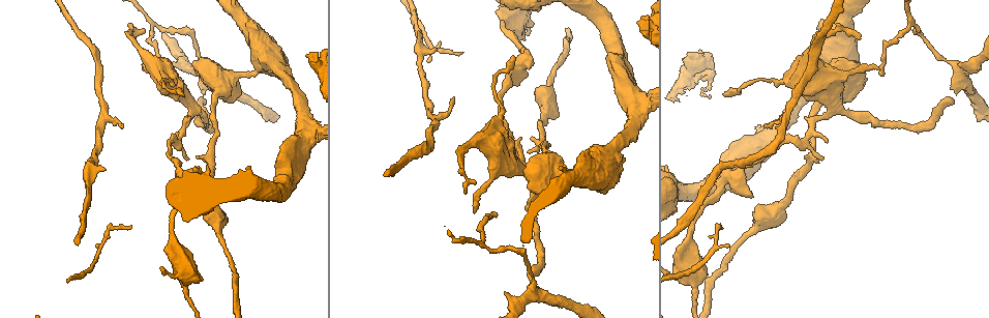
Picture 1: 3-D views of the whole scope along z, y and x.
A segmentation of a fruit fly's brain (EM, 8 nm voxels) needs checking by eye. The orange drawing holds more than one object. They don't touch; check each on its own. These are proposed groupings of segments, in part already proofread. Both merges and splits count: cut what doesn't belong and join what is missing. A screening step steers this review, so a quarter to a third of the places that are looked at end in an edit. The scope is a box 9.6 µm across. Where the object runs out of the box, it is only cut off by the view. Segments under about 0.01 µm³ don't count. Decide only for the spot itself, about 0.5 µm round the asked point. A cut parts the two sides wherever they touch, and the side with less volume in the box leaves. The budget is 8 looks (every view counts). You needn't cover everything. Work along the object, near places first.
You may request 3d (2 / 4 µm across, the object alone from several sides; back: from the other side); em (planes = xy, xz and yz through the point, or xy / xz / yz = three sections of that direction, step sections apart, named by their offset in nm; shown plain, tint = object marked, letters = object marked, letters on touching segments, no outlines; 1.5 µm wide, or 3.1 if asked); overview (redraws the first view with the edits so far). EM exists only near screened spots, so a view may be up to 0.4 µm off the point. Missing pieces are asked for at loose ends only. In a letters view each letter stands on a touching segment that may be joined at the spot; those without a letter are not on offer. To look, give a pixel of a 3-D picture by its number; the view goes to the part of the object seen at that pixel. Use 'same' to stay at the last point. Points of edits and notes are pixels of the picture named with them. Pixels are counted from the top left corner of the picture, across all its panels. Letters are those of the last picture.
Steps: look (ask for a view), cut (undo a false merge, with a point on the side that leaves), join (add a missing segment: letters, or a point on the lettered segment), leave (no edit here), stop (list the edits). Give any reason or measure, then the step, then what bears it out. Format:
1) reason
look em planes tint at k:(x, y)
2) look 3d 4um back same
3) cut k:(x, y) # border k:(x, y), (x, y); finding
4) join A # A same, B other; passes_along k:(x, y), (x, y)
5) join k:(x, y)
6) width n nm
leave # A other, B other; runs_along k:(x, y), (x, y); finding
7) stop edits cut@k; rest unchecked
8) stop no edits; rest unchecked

thick turns thin
look 3d 2um at 1:(544, 114)

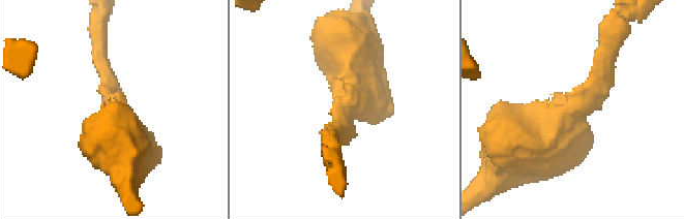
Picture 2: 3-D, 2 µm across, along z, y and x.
look em yz step 4 tint at 2:(344, 106)

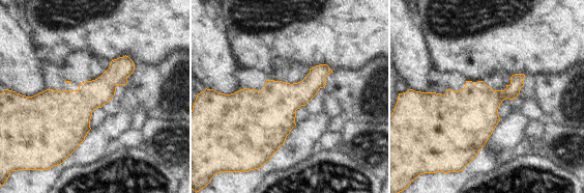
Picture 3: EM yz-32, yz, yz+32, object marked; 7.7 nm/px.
what lies round it
look em yz step 4 letters same

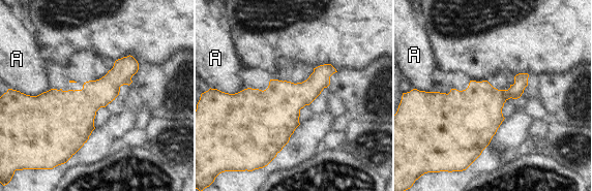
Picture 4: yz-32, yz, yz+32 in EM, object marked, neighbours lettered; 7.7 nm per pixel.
leave # A other; border 4:(51, 88), (36, 95), (24, 94); all the same cell

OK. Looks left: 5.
branch stops here
look 3d 2um at 1:(122, 124)

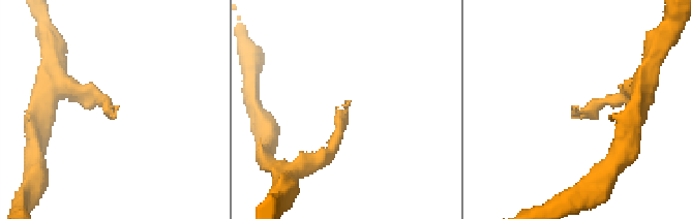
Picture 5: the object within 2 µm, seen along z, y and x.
look em xy step 4 letters at 5:(116, 107)

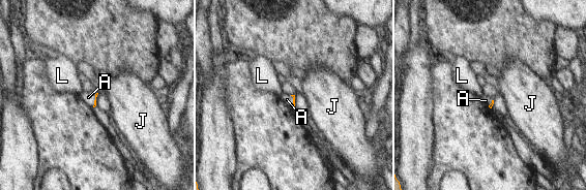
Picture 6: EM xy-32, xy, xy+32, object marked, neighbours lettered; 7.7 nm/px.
look em planes letters same

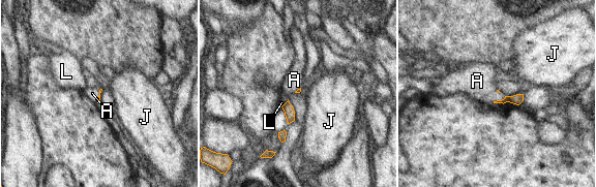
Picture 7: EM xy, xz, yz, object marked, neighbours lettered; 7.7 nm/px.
join A # A same, J other, L other; passes_along 7:(516, 99), (499, 100), (477, 81); it goes on there

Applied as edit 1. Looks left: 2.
abrupt turn
look 3d 4um at 1:(260, 68)

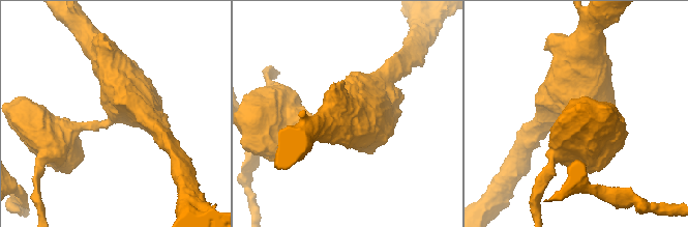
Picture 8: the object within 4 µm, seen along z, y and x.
look em xy step 4 letters at 8:(114, 115)

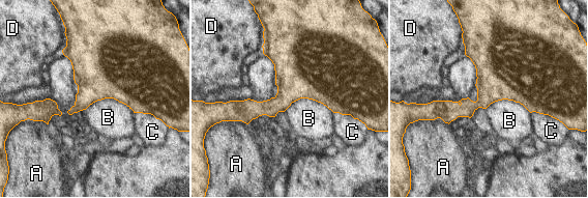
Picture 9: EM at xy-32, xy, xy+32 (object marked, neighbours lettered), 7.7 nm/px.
leave # A other, B other, C other, D other; border 9:(85, 110), (115, 98), (134, 112); continuous, no second cell

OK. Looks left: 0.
stop edits join@7; rest unchecked

